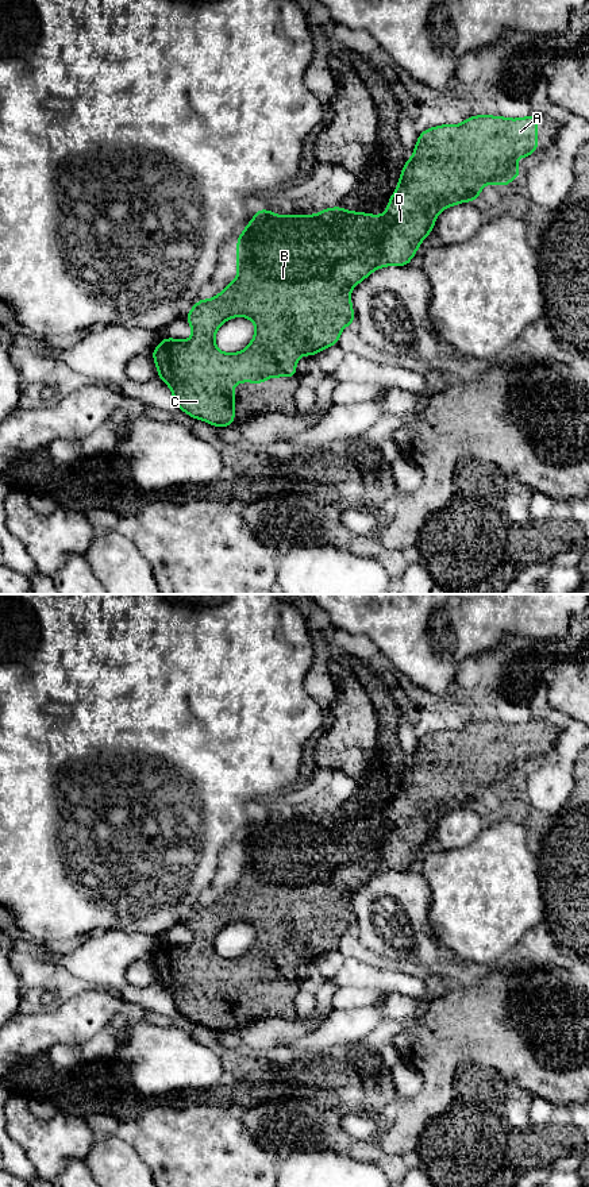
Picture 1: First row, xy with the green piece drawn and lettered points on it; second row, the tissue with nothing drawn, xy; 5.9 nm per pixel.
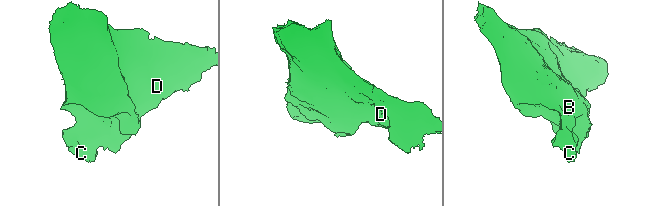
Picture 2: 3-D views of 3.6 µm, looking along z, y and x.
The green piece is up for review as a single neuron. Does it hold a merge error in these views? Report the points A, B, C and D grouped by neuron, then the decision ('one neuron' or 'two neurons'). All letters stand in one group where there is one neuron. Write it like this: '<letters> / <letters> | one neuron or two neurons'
A B C D | one neuron

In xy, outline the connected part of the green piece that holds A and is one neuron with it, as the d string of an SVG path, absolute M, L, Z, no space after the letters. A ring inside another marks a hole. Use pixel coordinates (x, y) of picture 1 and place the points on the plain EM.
M531 718L528 722L520 724L508 724L501 721L471 721L465 724L462 729L450 731L443 729L438 732L428 733L423 736L419 743L416 752L413 755L413 762L407 764L405 771L401 774L401 781L399 790L392 799L390 805L388 806L386 818L382 821L376 821L370 818L362 817L350 817L343 814L342 812L336 813L326 813L317 820L296 820L296 821L278 821L274 817L266 816L261 813L254 820L253 825L247 829L247 832L242 836L240 841L236 845L238 859L236 859L236 872L238 872L238 882L235 886L230 887L230 890L220 897L216 902L211 905L201 905L196 907L196 910L189 916L185 925L192 930L193 940L189 945L178 945L163 943L163 945L154 953L151 957L157 975L158 982L166 987L173 998L176 1010L184 1015L186 1020L192 1021L193 1024L204 1025L215 1032L230 1032L235 1024L235 1001L232 993L238 987L257 987L258 991L270 982L296 982L296 967L300 960L316 960L326 952L334 951L339 948L340 936L350 929L354 929L354 916L350 906L351 894L363 886L370 878L376 874L381 874L389 870L394 871L407 871L409 870L412 862L417 856L421 845L434 836L436 820L459 808L465 806L477 806L480 797L484 790L486 789L498 789L507 791L511 789L513 783L517 783L520 779L521 772L516 770L516 763L523 760L528 766L528 760L538 756L538 720ZM243 921L249 922L255 929L255 940L251 948L240 957L235 959L226 959L216 953L215 951L215 937L216 934L228 924Z

